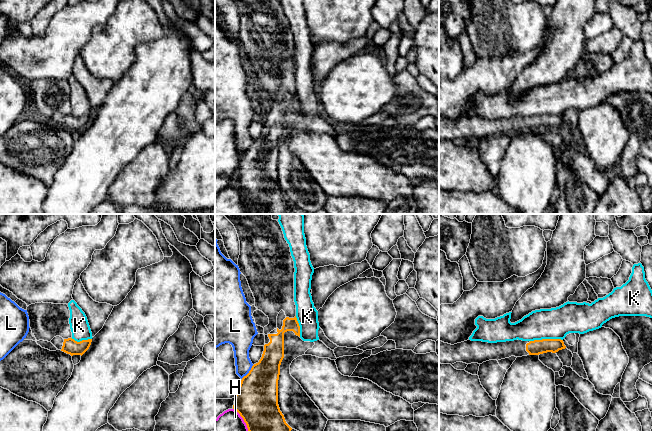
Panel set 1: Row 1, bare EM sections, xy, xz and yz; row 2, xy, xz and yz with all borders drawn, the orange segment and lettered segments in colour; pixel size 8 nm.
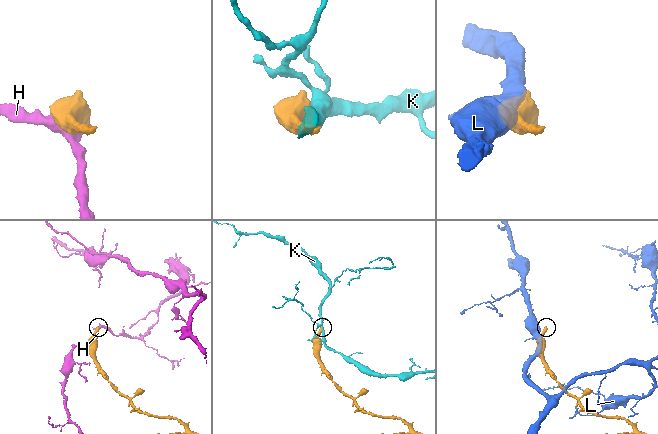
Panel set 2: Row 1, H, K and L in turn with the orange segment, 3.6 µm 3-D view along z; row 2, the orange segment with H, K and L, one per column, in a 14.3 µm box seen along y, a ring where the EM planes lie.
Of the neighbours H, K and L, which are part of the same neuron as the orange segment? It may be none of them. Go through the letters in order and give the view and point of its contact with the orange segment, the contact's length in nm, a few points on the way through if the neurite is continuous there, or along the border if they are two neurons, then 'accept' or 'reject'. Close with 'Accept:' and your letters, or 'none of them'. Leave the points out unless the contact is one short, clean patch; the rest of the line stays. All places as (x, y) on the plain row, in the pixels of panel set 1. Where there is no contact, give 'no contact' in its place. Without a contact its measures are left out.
H: contact xz (245, 198); length 280 nm; reject
K: contact yz (546, 115); length 260 nm; reject
L: contact xz (249, 148); length 150 nm; reject
Accept: none of them

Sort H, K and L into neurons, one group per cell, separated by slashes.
H / K / L

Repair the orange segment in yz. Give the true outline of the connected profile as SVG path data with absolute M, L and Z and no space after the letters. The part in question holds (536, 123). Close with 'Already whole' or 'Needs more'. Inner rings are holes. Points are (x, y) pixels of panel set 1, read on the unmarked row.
M517 115L497 119L467 116L454 121L439 117L439 139L451 141L456 138L482 140L489 136L498 137L511 132L522 133L547 128L556 129L565 124L566 122L561 115L534 117Z. Needs more

